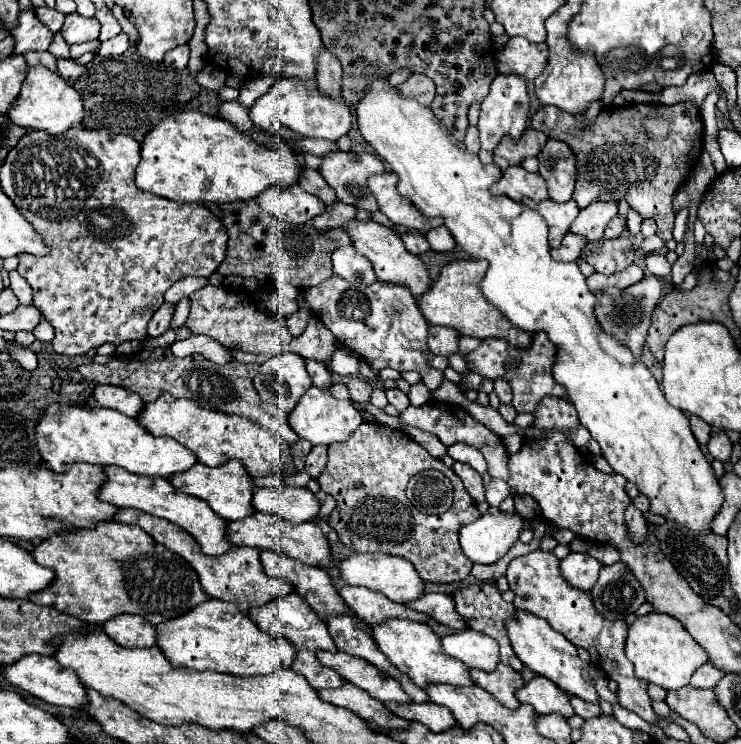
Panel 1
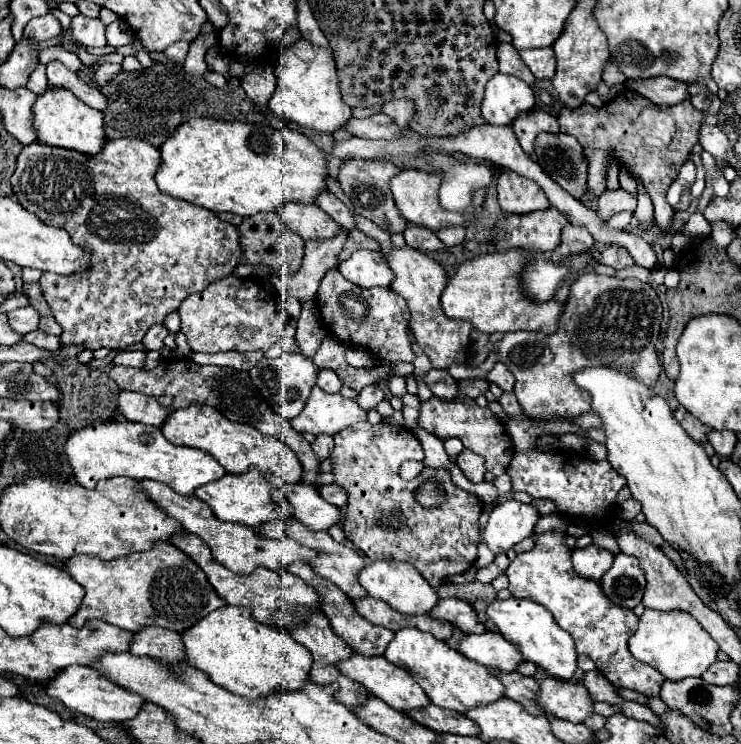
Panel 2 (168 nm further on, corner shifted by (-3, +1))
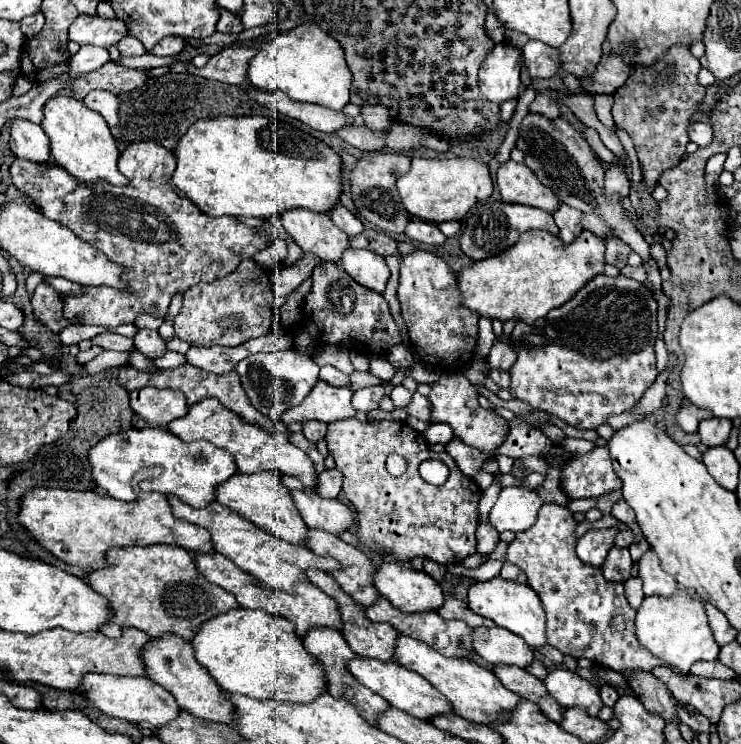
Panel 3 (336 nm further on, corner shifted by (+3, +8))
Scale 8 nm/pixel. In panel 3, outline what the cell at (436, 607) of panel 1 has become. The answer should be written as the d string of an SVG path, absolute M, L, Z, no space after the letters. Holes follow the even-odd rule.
M448 596L446 602L442 604L442 608L438 610L438 614L444 618L444 620L462 620L466 622L468 626L472 628L478 628L478 626L494 626L494 622L486 620L484 616L478 616L474 614L466 602L454 598L454 596Z

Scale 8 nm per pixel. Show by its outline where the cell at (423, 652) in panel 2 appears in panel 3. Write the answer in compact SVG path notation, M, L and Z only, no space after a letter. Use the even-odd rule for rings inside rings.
M400 636L396 642L396 654L394 660L406 668L412 668L416 674L420 674L422 678L426 678L436 690L440 690L452 704L454 714L476 722L476 724L496 724L500 722L500 712L512 712L514 706L518 706L520 696L506 690L502 686L502 682L494 676L492 670L470 662L470 660L460 660L460 658L444 658L440 656L440 652L436 652L434 648L430 648L428 644L408 638L408 636Z

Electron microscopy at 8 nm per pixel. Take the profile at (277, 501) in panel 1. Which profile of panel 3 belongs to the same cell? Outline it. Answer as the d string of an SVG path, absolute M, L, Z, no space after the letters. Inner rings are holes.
M292 490L292 498L302 520L312 530L324 530L338 536L354 524L352 510L340 500L326 500L314 490Z

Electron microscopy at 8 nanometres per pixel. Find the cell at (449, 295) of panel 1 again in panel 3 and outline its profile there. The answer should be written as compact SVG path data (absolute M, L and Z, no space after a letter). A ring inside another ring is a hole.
M528 230L510 250L500 256L470 262L458 274L458 286L464 298L462 304L490 320L498 318L506 322L512 318L534 324L534 320L562 306L594 276L604 272L604 244L606 242L590 230L582 230L570 244L562 244L558 236L542 230Z

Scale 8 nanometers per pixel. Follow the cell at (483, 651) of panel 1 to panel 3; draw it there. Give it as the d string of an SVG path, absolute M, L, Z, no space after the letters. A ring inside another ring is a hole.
M498 626L474 628L472 644L476 654L480 654L490 664L526 668L534 660L534 650L520 636Z

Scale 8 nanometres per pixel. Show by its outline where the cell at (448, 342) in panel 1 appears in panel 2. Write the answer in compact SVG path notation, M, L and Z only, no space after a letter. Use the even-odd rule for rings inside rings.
M392 245L390 251L382 251L386 255L386 261L394 273L394 281L390 283L390 289L398 295L402 295L408 303L408 309L412 313L410 329L414 331L418 347L430 357L432 367L436 369L448 369L454 363L464 363L470 343L470 331L472 323L448 319L442 313L440 307L440 293L446 287L446 271L428 255L404 245L396 247Z

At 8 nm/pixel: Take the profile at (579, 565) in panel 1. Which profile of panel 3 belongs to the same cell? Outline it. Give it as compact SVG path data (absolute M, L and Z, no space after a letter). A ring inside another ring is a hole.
M616 526L608 530L588 530L576 544L578 558L590 566L602 566L606 554L614 546L616 534L618 534Z

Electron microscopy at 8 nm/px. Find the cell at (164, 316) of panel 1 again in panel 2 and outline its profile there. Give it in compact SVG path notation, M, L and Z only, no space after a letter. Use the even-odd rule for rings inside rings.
M156 325L156 327L150 327L148 333L144 335L142 343L146 347L146 351L152 351L152 349L160 349L164 345L164 337L168 335L168 329L164 325Z

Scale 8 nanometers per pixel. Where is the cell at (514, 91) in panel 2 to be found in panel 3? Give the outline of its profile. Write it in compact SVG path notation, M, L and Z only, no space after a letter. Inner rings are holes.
M500 42L492 48L478 74L480 92L488 100L502 104L508 98L520 96L520 58L522 50L508 42Z

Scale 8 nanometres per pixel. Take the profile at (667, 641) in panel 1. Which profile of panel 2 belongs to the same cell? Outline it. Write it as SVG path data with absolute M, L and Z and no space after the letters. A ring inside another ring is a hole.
M646 609L628 645L630 645L630 653L638 661L656 667L670 681L700 677L716 661L716 653L718 653L718 643L686 611Z

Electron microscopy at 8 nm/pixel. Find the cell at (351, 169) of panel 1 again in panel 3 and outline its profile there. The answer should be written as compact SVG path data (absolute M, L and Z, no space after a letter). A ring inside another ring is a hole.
M372 152L366 158L356 162L354 172L350 174L350 188L352 200L356 204L358 214L370 222L372 226L380 228L386 234L404 234L406 224L410 222L410 214L406 212L400 194L396 190L396 178L410 170L410 156L394 154L394 152Z

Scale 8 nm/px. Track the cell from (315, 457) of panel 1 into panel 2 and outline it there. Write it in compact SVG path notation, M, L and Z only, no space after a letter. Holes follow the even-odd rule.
M320 435L320 437L316 437L316 441L312 443L312 449L314 449L314 453L316 453L316 457L318 457L320 461L324 461L324 459L330 457L332 447L334 447L334 439L328 437L328 435Z

